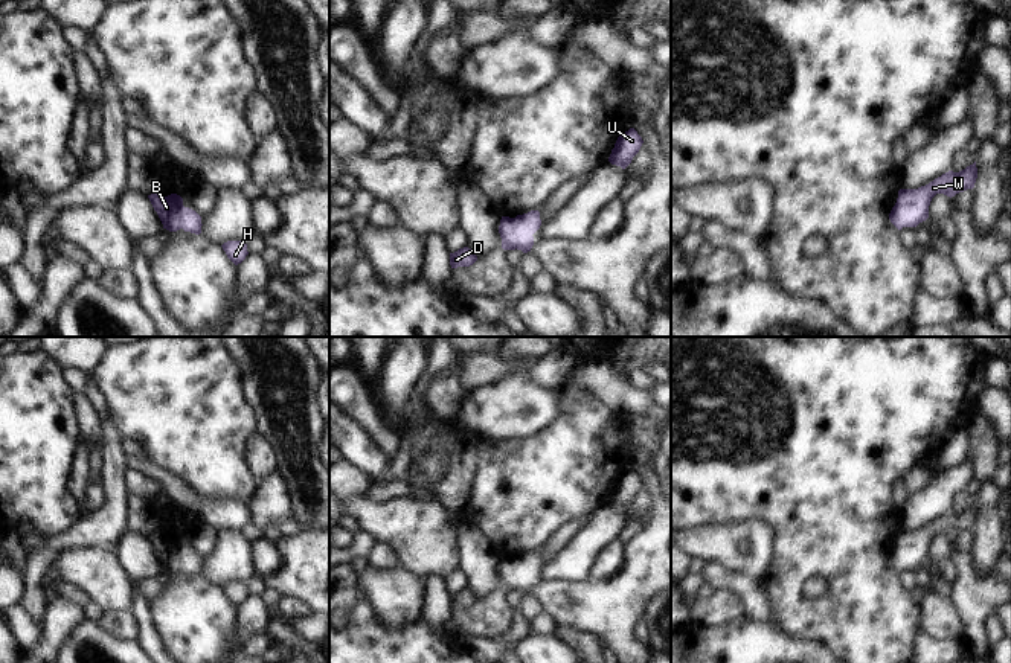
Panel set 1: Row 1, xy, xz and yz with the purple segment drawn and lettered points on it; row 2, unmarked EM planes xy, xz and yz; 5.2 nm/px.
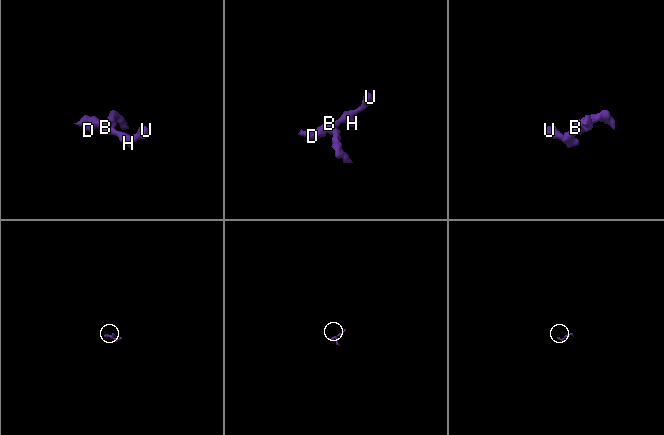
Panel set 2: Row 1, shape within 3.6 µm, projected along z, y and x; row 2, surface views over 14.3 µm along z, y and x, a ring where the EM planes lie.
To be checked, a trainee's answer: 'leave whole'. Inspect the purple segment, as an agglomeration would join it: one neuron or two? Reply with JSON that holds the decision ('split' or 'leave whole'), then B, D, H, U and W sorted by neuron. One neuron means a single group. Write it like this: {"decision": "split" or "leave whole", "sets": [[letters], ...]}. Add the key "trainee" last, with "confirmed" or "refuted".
{"decision": "leave whole", "sets": [["B", "D", "H", "U", "W"]], "trainee": "confirmed"}

